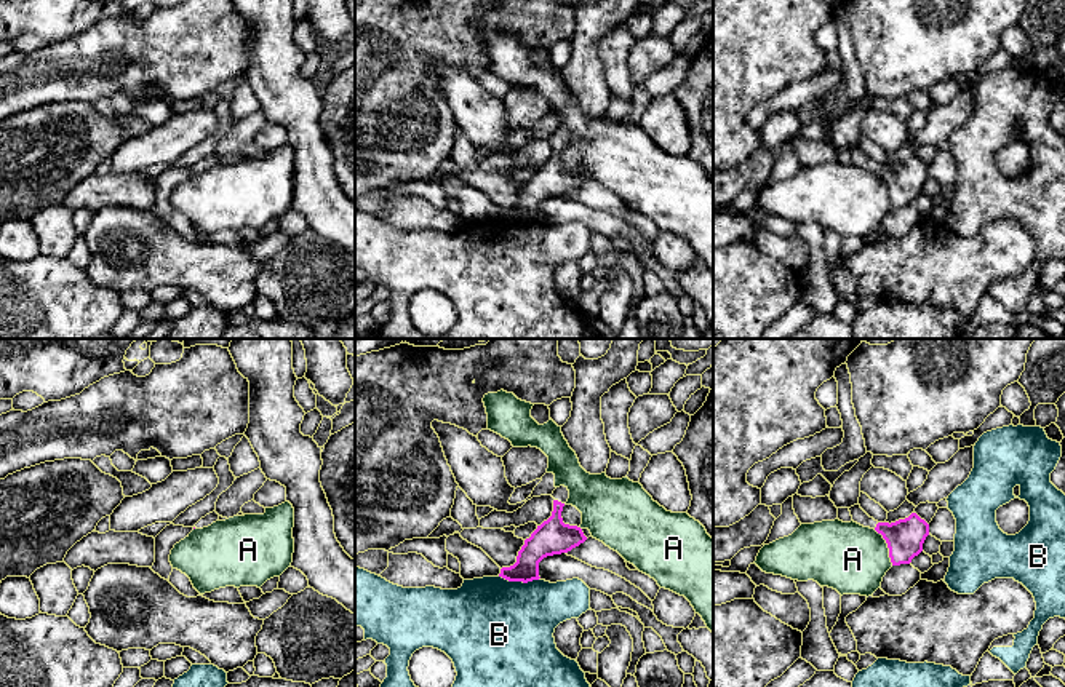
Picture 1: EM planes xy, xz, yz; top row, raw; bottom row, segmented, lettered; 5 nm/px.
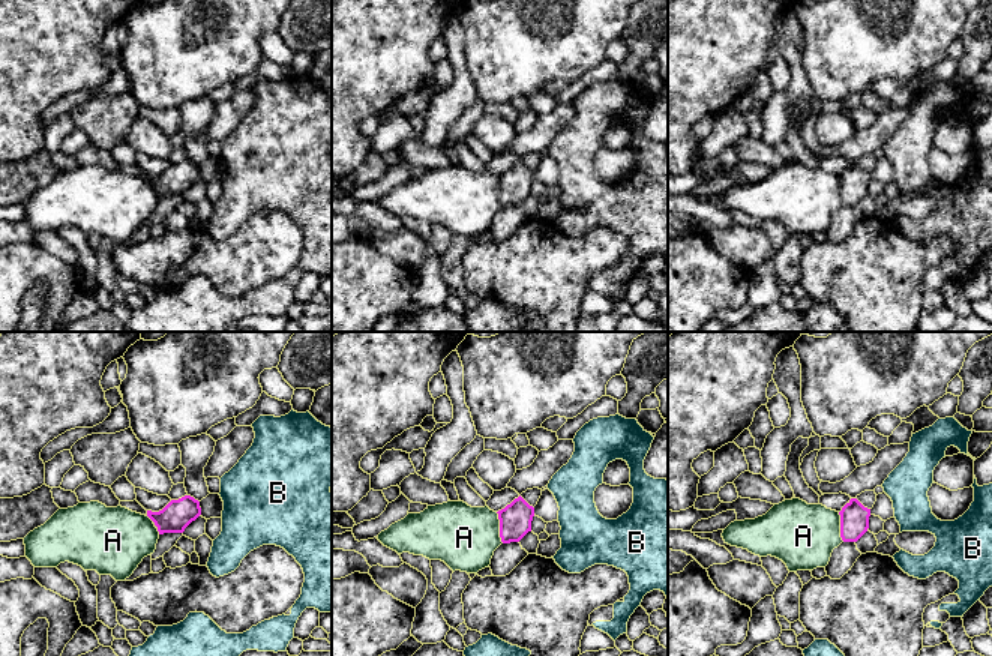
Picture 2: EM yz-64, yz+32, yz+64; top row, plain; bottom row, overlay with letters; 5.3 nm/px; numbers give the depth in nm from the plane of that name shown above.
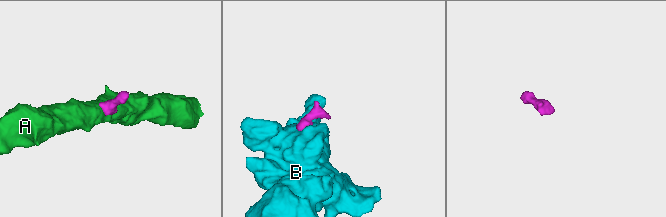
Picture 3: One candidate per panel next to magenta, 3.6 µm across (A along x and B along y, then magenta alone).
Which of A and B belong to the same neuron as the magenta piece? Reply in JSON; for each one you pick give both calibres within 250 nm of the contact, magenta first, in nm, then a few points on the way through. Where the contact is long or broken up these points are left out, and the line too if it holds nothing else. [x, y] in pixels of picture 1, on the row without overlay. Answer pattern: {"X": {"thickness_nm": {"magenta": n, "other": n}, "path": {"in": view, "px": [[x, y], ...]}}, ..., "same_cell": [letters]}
{"same_cell": []}

